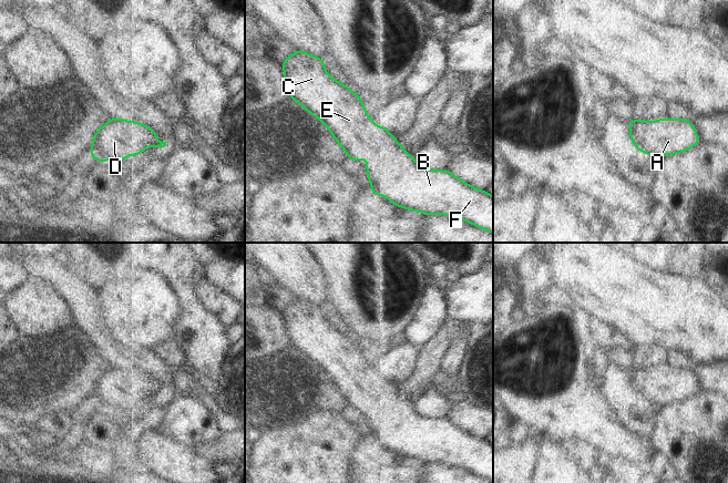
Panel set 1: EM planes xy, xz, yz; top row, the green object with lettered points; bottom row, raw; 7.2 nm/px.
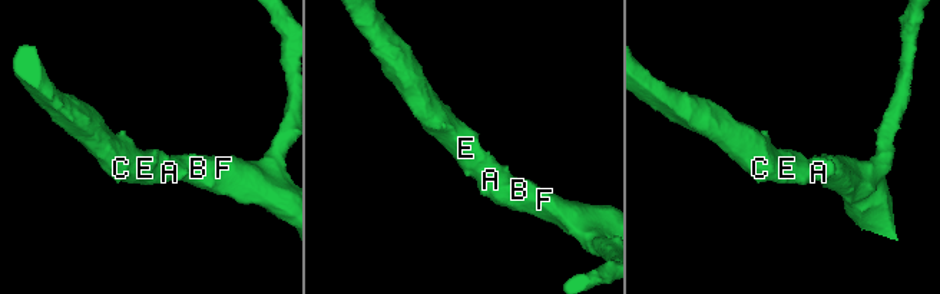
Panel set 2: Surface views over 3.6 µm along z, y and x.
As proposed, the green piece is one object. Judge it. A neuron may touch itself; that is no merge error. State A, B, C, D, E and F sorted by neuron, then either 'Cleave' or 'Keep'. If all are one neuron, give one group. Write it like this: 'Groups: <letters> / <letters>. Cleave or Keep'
Groups: A B C D E F. Keep.

